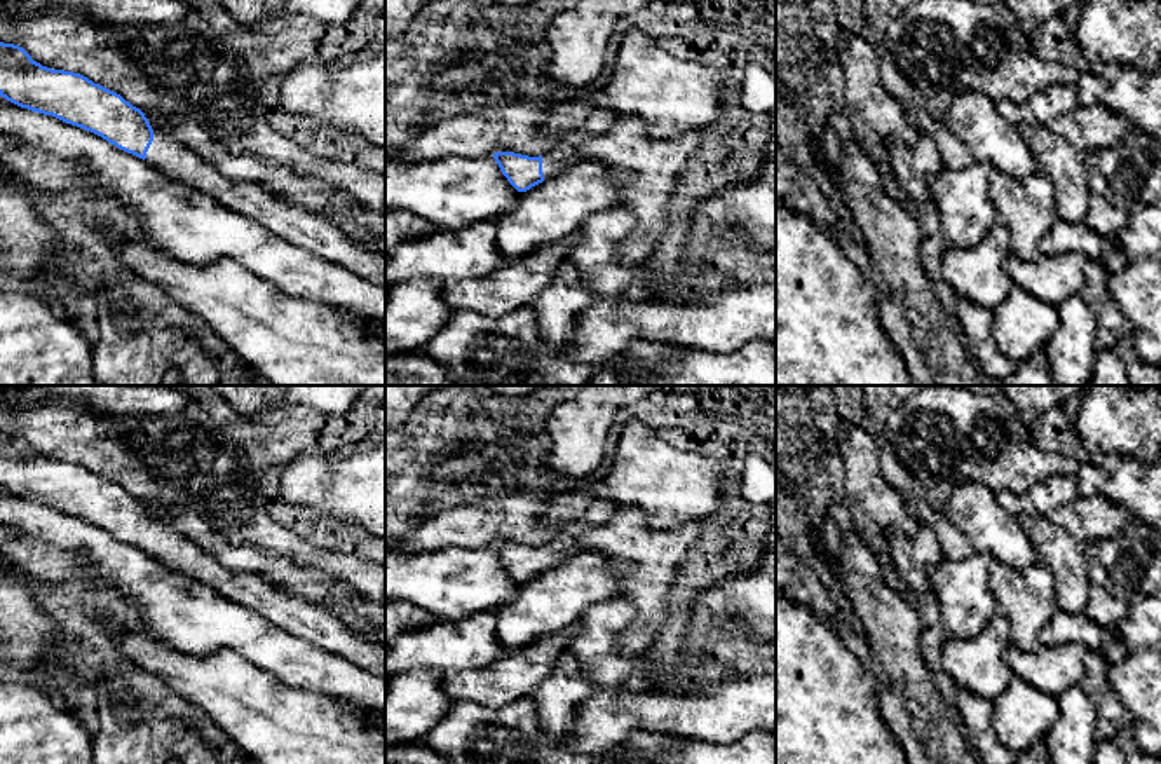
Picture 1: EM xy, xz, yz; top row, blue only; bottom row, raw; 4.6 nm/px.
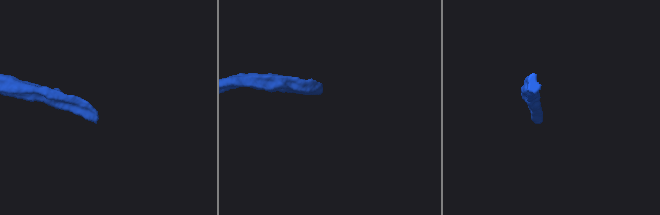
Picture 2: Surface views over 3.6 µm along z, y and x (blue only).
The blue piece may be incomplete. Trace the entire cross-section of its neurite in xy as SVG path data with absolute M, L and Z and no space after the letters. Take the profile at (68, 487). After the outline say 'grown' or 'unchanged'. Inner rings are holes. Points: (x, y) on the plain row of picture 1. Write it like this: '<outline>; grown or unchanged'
M0 433L0 487L91 522L117 539L146 551L162 565L214 588L274 624L324 647L385 679L385 605L328 584L329 604L289 593L251 572L232 572L195 542L152 518L145 504L120 485L87 467L33 452L19 436ZM354 611L377 630L373 638L352 630L343 614Z; grown

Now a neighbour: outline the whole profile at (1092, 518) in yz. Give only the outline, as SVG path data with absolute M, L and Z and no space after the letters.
M1103 494L1077 497L1051 509L1048 518L1086 546L1117 535L1133 523L1131 513L1124 506L1107 501Z

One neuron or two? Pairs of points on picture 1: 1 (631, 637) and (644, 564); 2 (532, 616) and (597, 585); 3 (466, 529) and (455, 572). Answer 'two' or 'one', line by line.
1: one
2: one
3: two

